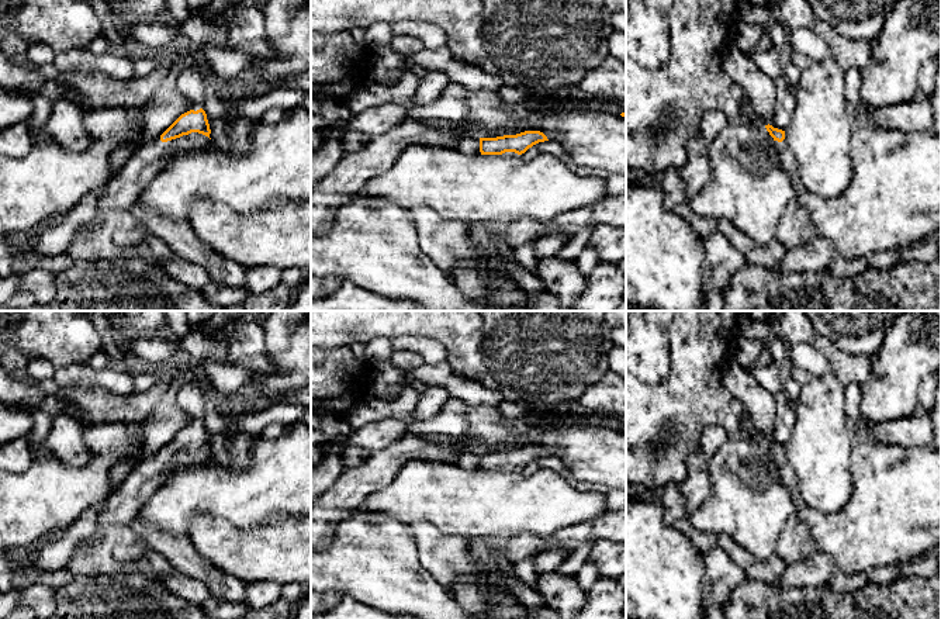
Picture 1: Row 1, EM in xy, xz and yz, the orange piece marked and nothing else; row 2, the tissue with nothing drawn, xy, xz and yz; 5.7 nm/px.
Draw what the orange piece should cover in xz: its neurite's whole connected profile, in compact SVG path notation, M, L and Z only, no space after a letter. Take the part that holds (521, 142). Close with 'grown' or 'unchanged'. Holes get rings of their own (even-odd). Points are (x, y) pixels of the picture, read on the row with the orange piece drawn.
M525 131L516 135L497 138L480 138L481 155L499 155L502 158L519 158L539 142L549 141L540 131Z; grown

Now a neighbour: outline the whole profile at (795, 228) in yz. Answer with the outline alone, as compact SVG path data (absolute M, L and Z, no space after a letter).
M793 197L778 222L775 241L786 250L800 248L817 236L810 212Z

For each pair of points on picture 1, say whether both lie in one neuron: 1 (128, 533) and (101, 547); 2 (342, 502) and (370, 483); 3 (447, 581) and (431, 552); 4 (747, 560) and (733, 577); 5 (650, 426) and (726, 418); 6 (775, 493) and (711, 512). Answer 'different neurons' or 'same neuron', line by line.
1: same neuron
2: same neuron
3: same neuron
4: different neurons
5: same neuron
6: same neuron

